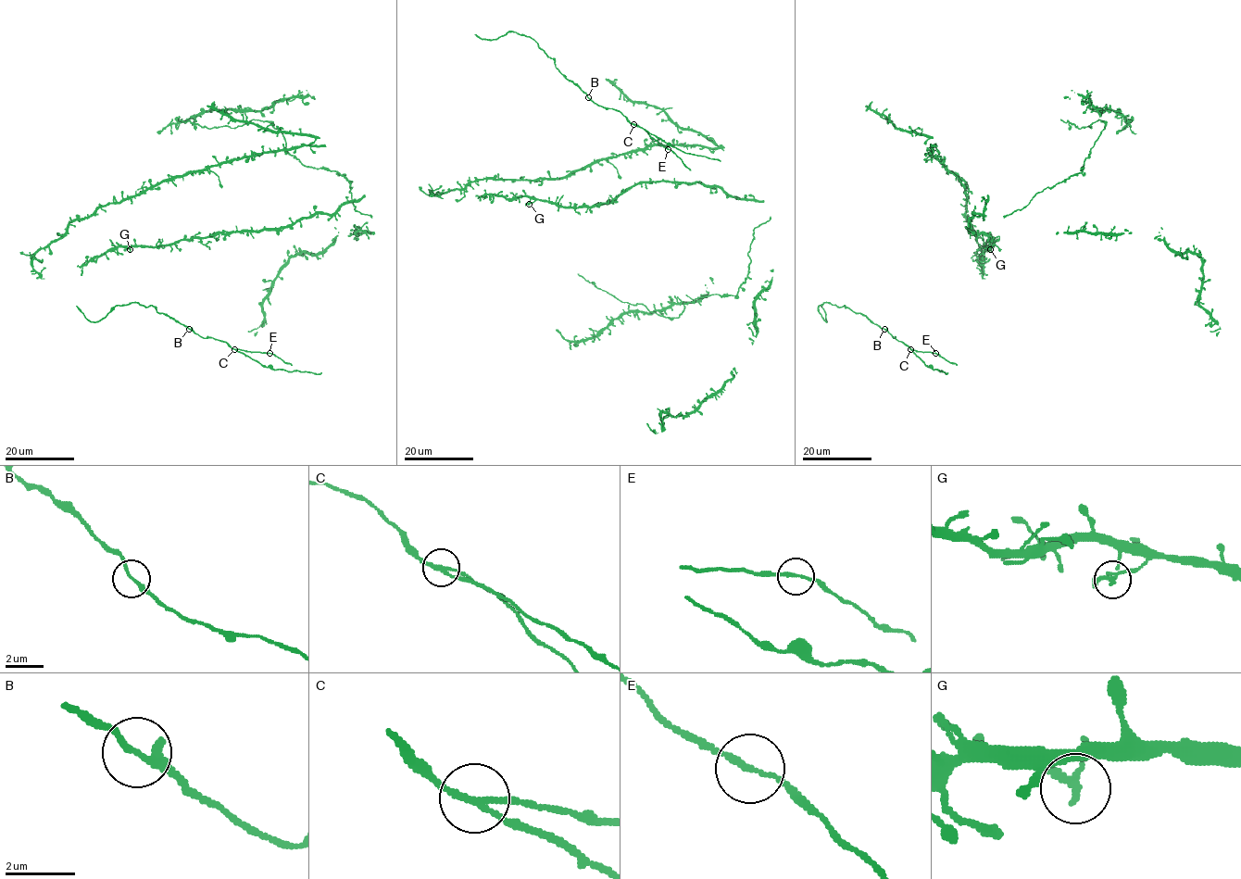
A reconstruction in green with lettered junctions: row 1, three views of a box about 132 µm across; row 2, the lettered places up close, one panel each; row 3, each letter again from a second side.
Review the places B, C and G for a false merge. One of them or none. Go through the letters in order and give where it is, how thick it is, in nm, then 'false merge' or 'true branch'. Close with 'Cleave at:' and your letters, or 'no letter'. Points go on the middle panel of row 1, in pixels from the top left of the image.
B: (588, 97) | 140 nm | true branch
C: (633, 124) | 160 nm | false merge
G: (529, 204) | 170 nm | true branch
Cleave at: C

